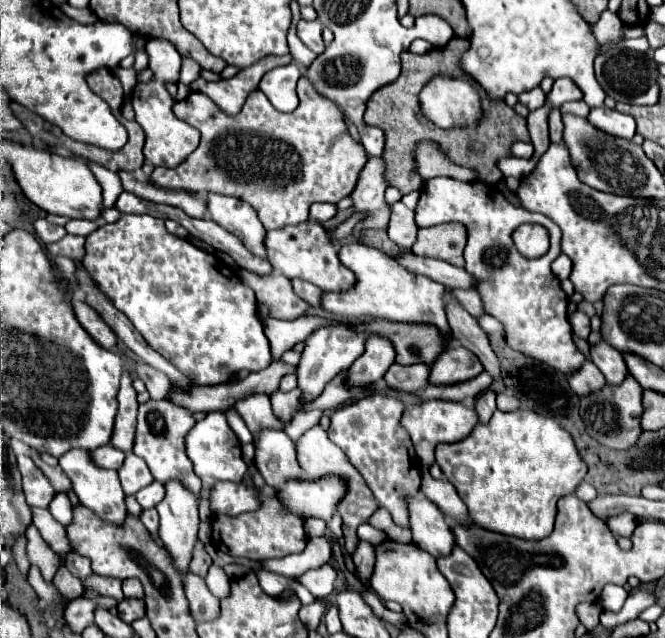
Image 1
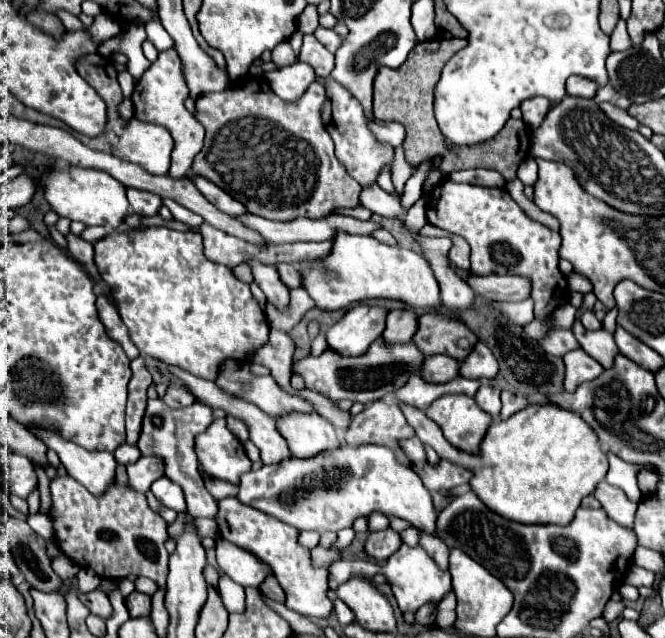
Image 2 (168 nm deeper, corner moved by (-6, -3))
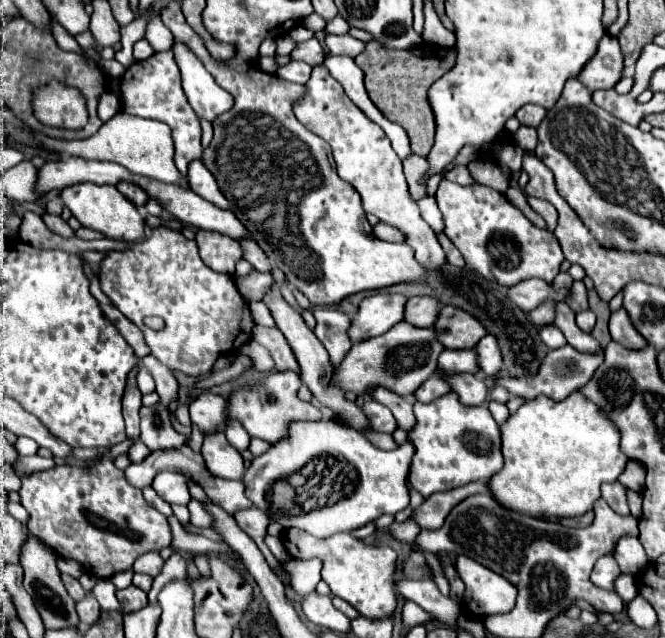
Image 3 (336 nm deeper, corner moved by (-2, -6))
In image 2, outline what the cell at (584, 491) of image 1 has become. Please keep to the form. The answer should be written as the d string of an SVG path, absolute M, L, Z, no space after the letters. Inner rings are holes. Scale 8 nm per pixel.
M601 480L593 492L593 496L601 502L603 510L613 518L619 526L631 530L635 522L635 512L637 512L637 502L631 502L623 490L607 484Z

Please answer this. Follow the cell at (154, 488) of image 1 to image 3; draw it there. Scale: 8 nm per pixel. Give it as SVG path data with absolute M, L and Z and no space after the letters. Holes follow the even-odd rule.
M159 473L153 479L155 491L167 501L167 503L177 503L177 505L187 505L191 501L191 493L187 491L187 477L183 473Z

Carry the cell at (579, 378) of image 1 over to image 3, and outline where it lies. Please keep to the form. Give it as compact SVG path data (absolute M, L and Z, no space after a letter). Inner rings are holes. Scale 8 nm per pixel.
M565 345L561 349L549 349L535 375L527 375L527 379L515 379L513 375L503 375L503 377L499 375L493 379L493 383L497 387L505 387L515 397L533 399L537 395L547 395L553 401L563 401L569 393L587 385L591 375L601 363L603 363L603 353L581 353L581 351L575 351L571 345Z

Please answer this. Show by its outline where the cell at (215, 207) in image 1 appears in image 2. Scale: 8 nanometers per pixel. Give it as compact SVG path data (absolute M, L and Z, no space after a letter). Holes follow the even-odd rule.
M201 176L193 178L193 182L195 182L197 190L199 190L213 206L217 206L221 212L227 212L229 216L243 216L243 214L247 214L247 208L243 208L243 204L239 204L239 200L231 198L227 192L223 192L221 188L217 188L213 182L209 182L209 180L201 178Z

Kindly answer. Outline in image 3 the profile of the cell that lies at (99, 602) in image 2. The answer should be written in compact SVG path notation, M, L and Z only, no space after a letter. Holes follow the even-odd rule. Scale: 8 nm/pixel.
M61 573L61 579L63 579L65 589L69 591L69 595L71 595L75 601L81 601L81 599L85 597L85 589L81 587L81 583L79 583L77 579L73 579L71 575L65 575L65 573Z

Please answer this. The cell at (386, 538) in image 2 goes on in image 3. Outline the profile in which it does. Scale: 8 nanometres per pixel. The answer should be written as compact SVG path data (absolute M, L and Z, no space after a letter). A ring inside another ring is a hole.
M413 517L405 519L403 523L393 523L389 529L391 529L391 535L393 535L397 541L401 541L401 543L411 543L411 541L415 541L415 537L417 537L419 531L421 531L421 527L417 525L417 521L415 521Z

